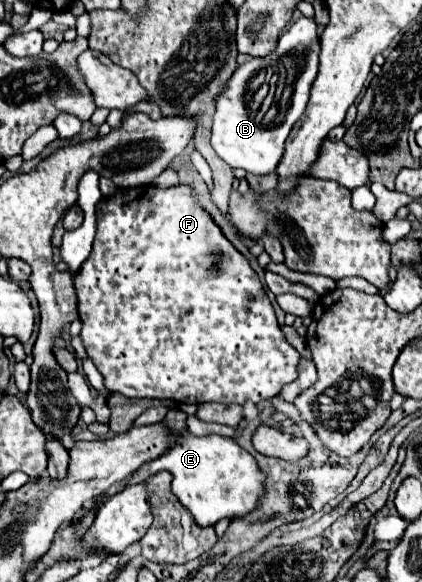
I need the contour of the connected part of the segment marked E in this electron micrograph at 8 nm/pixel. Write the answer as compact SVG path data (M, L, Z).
M183 433L161 457L139 469L133 479L135 483L141 483L145 477L161 469L173 475L173 495L193 513L195 523L201 527L215 525L223 517L233 519L253 511L263 489L263 473L259 471L257 461L245 449L241 449L235 439L223 435L195 437L191 433Z

